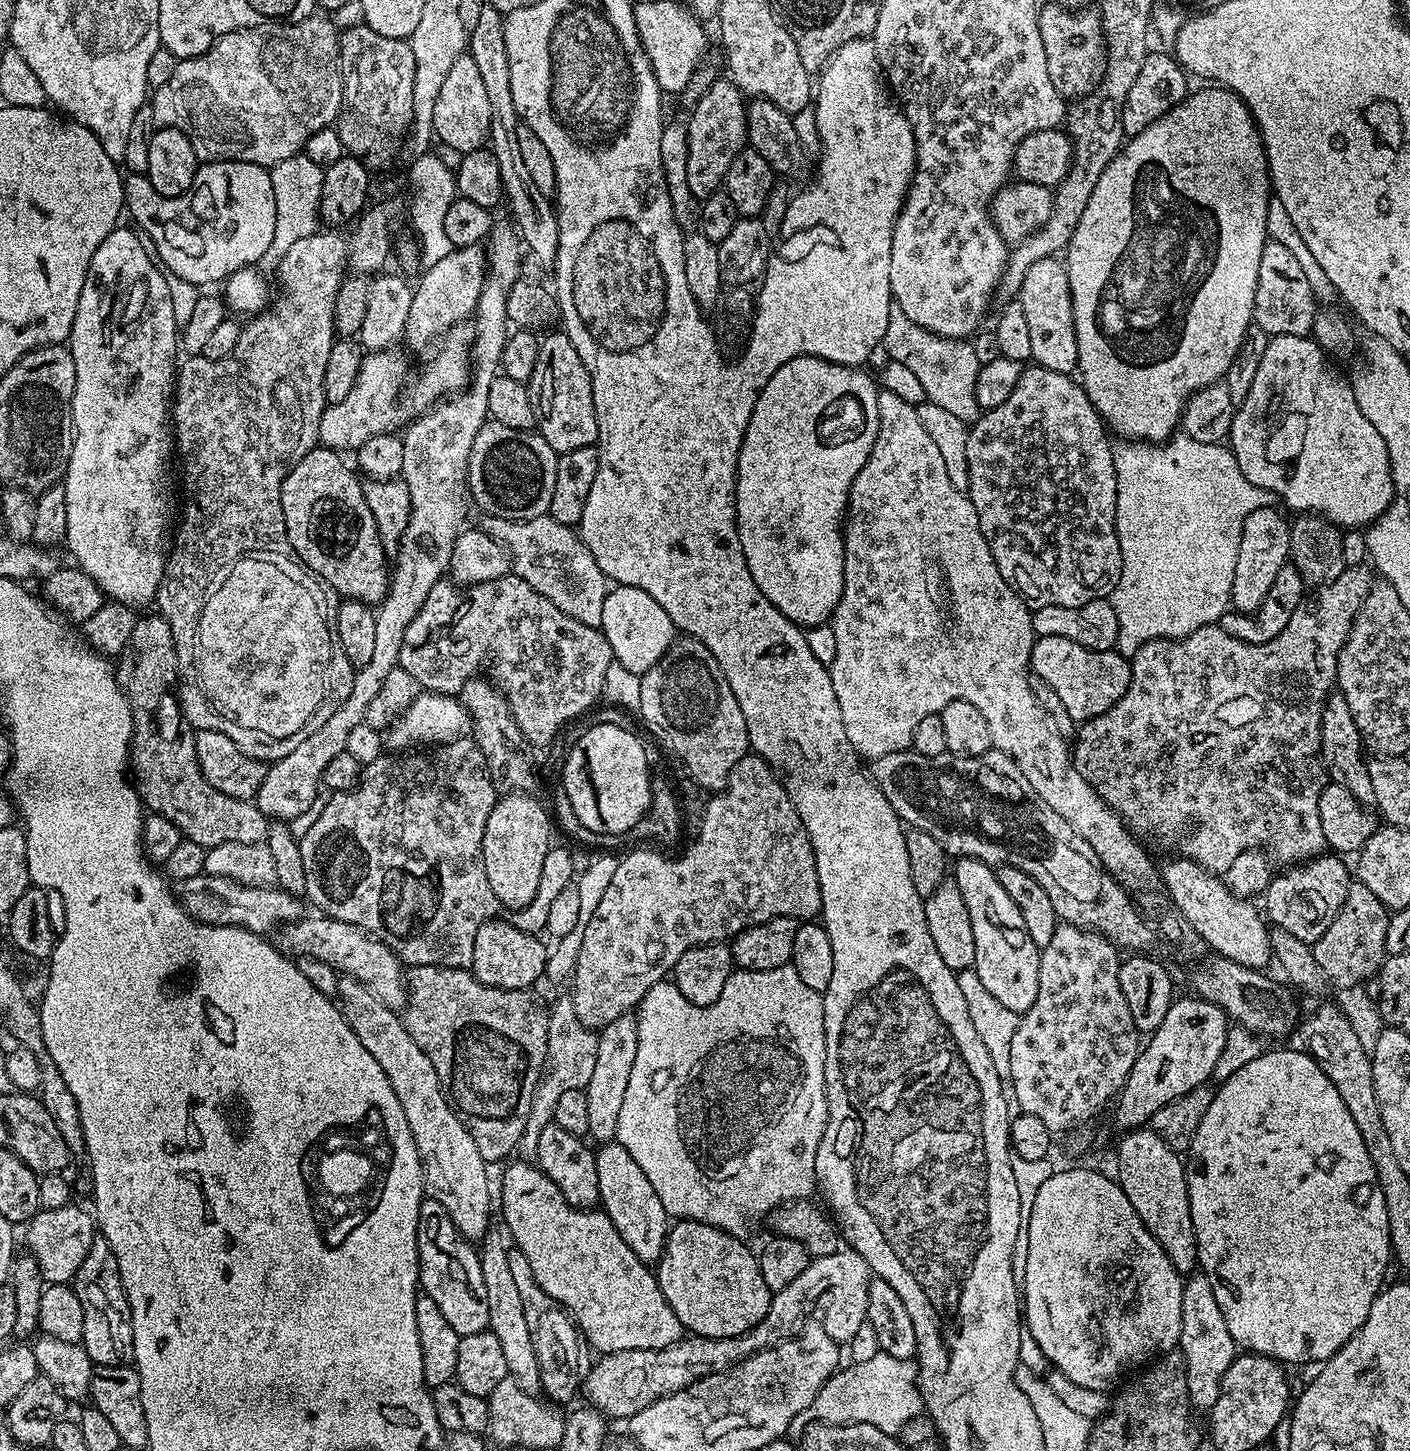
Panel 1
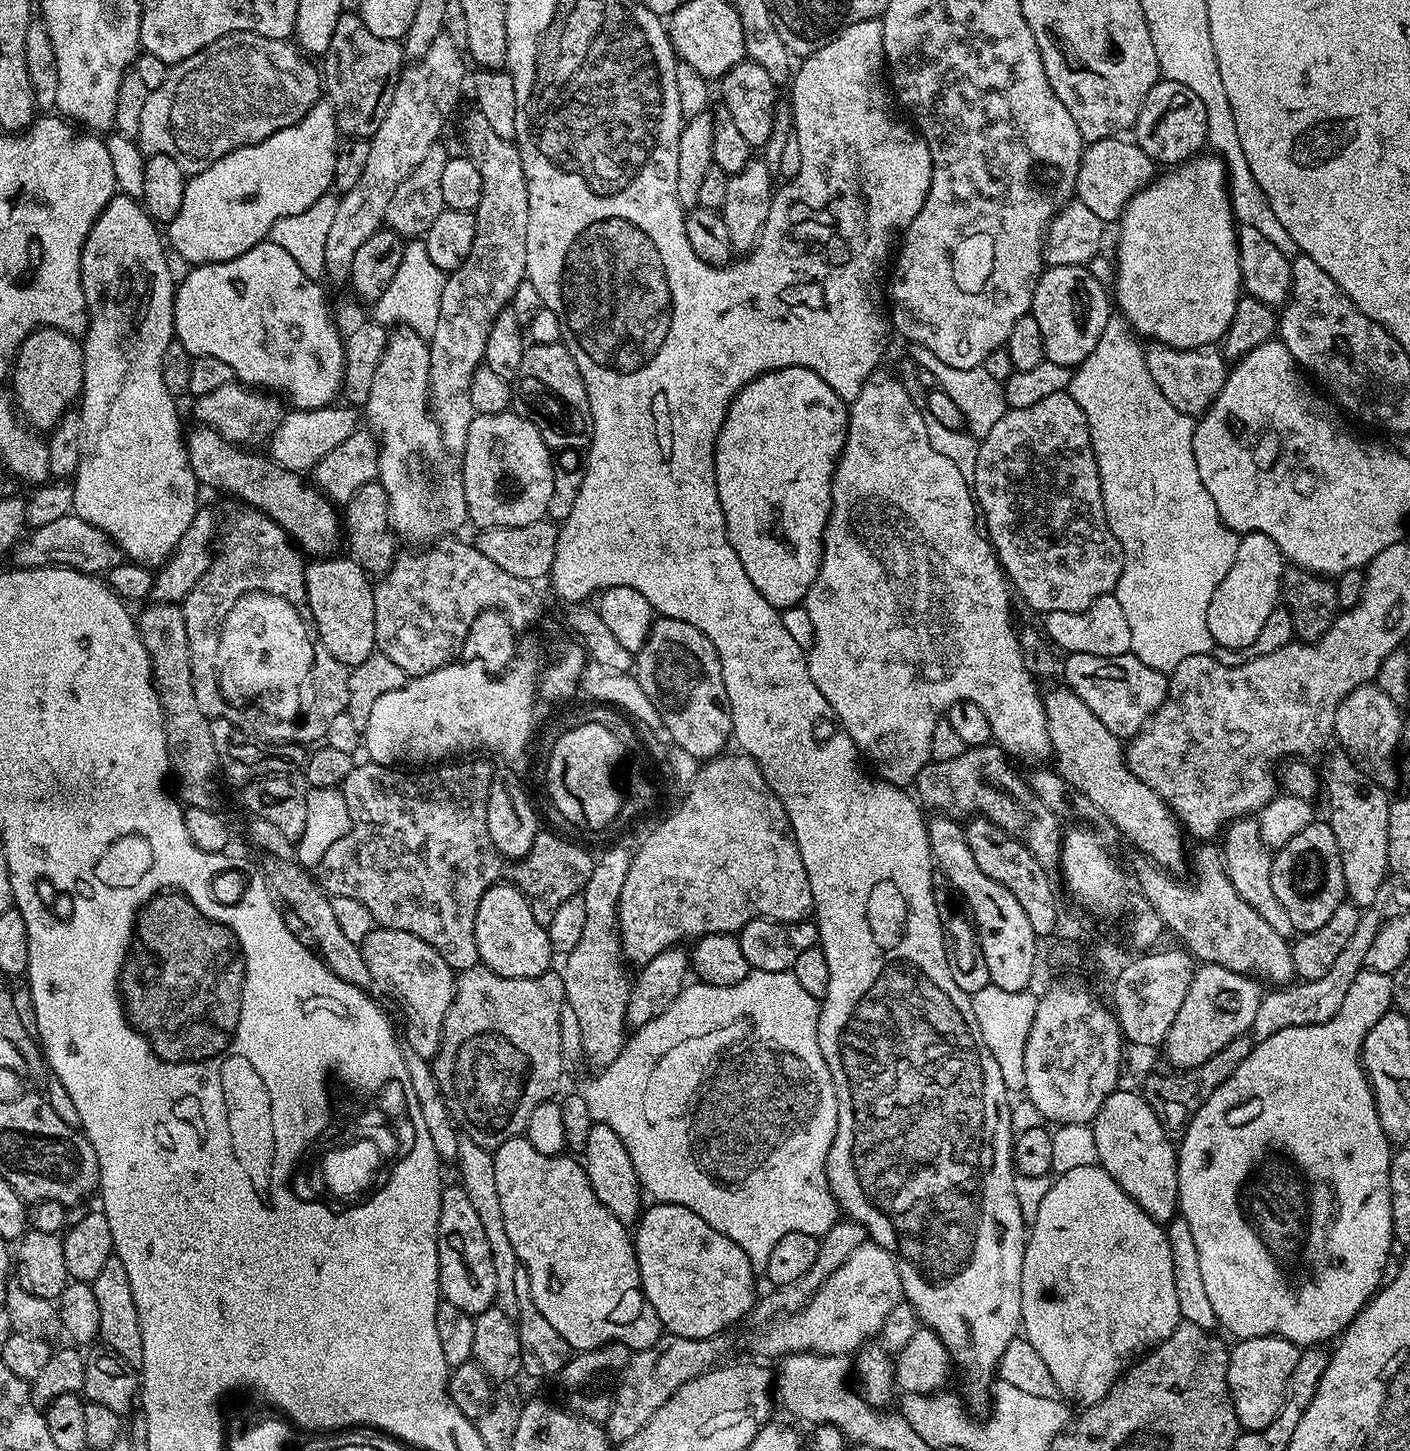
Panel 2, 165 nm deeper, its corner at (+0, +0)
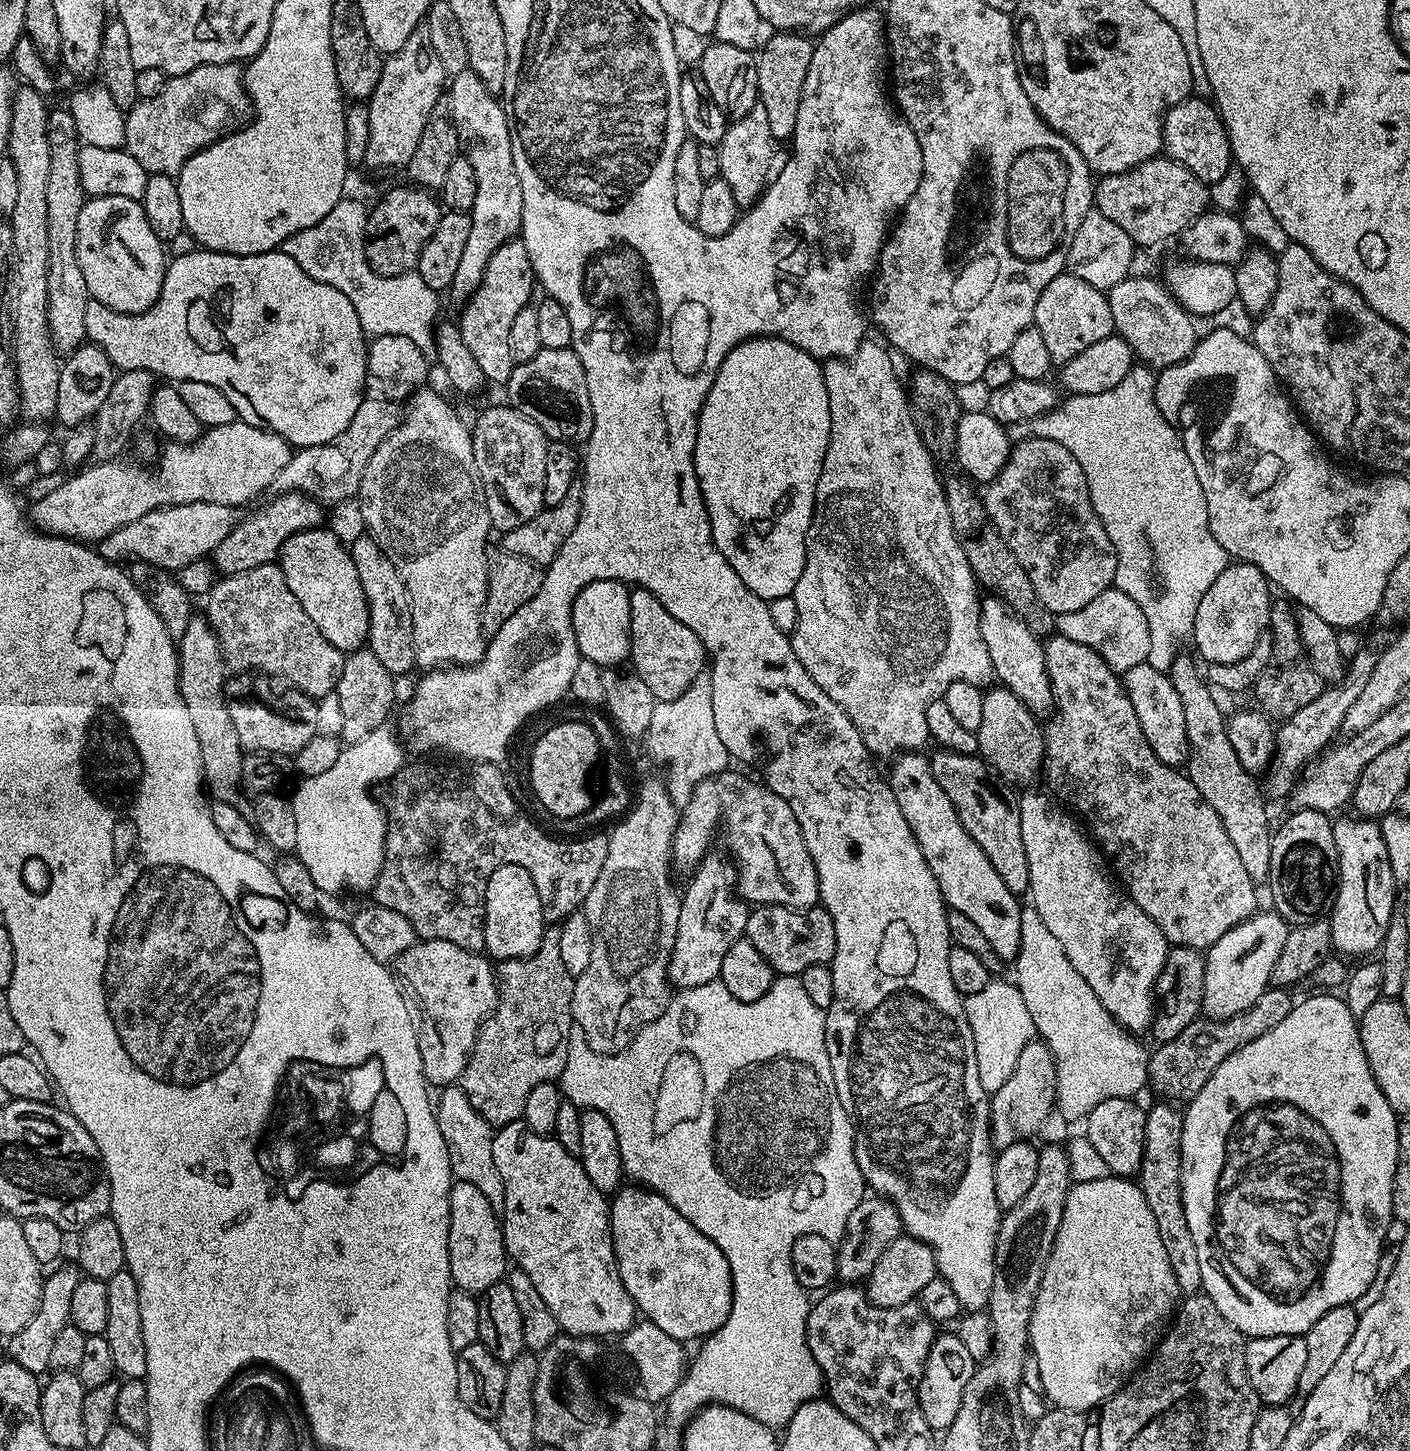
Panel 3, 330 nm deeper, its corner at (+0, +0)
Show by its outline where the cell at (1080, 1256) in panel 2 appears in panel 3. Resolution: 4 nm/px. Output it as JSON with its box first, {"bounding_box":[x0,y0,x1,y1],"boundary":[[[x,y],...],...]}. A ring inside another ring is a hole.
{"bounding_box":[1028,1174,1181,1412],"boundary":[[[1111,1174],[1098,1182],[1073,1183],[1068,1189],[1066,1206],[1062,1210],[1062,1222],[1058,1226],[1058,1234],[1054,1238],[1050,1258],[1044,1267],[1042,1282],[1034,1298],[1034,1310],[1028,1327],[1028,1343],[1031,1355],[1034,1357],[1034,1364],[1036,1360],[1036,1372],[1040,1375],[1039,1387],[1043,1395],[1049,1401],[1052,1399],[1051,1403],[1057,1408],[1064,1409],[1065,1412],[1089,1412],[1092,1408],[1103,1404],[1119,1388],[1124,1387],[1129,1377],[1145,1363],[1146,1357],[1163,1337],[1166,1325],[1173,1319],[1181,1296],[1180,1287],[1174,1278],[1174,1270],[1170,1270],[1170,1262],[1166,1259],[1166,1249],[1162,1247],[1162,1237],[1158,1235],[1158,1222],[1154,1222],[1154,1214],[1150,1214],[1150,1205],[1146,1203],[1146,1194],[1142,1194],[1139,1183]]]}

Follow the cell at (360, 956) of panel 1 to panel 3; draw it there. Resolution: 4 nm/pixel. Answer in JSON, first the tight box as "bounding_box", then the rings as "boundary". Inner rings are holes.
{"bounding_box":[394,940,496,1086],"boundary":[[[420,940],[410,945],[396,961],[394,972],[416,995],[432,1032],[417,1031],[422,1054],[422,1074],[429,1085],[452,1086],[457,1083],[468,1061],[481,1024],[496,1007],[496,974],[487,955],[462,950],[454,942]]]}

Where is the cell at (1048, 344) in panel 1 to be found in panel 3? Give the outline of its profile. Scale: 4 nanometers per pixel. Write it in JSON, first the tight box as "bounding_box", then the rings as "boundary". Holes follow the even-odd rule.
{"bounding_box":[1032,274,1114,366],"boundary":[[[1071,274],[1054,278],[1054,282],[1042,290],[1038,306],[1034,306],[1032,322],[1042,334],[1056,366],[1070,362],[1070,358],[1082,354],[1082,350],[1094,346],[1094,342],[1102,342],[1102,338],[1114,332],[1107,295],[1101,289],[1090,286],[1090,282],[1082,282],[1082,278]]]}

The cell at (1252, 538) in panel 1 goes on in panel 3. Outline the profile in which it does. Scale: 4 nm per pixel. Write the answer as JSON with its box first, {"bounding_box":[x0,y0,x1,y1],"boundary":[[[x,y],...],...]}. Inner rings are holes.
{"bounding_box":[1190,562,1274,664],"boundary":[[[1243,562],[1229,563],[1228,568],[1218,574],[1218,579],[1211,584],[1210,590],[1206,590],[1202,603],[1198,605],[1198,614],[1194,614],[1194,630],[1190,640],[1193,645],[1196,643],[1196,648],[1200,651],[1199,659],[1208,664],[1229,664],[1238,662],[1238,658],[1246,658],[1246,654],[1254,650],[1258,638],[1269,631],[1268,619],[1274,603],[1271,591],[1273,592],[1270,582],[1264,577],[1262,570],[1258,570],[1258,566]]]}

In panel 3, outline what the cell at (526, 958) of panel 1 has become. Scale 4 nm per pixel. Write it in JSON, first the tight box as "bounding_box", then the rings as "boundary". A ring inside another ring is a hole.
{"bounding_box":[484,864,545,962],"boundary":[[[513,864],[498,866],[498,870],[490,874],[490,882],[486,882],[484,952],[496,962],[525,960],[542,946],[545,927],[542,898],[538,898],[538,886],[534,886],[530,870]]]}

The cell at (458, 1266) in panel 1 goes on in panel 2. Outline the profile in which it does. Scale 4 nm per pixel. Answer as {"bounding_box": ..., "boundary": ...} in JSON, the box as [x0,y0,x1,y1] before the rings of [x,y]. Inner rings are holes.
{"bounding_box":[438,1183,496,1317],"boundary":[[[459,1183],[440,1189],[440,1213],[438,1214],[438,1266],[440,1267],[440,1295],[454,1302],[458,1310],[475,1317],[493,1307],[496,1298],[494,1286],[494,1262],[490,1262],[490,1242],[482,1230],[478,1210],[470,1203],[466,1190]]]}

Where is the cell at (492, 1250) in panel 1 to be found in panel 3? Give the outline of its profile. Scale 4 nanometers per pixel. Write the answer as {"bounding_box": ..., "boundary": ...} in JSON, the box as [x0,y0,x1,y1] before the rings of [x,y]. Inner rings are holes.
{"bounding_box":[434,1086,508,1213],"boundary":[[[458,1086],[445,1087],[441,1092],[444,1093],[440,1097],[435,1097],[434,1111],[438,1130],[442,1130],[442,1138],[450,1154],[453,1177],[470,1182],[470,1186],[474,1186],[490,1201],[496,1213],[503,1213],[508,1195],[502,1186],[502,1174],[498,1174],[498,1166],[494,1166],[493,1125],[488,1124],[486,1118],[474,1110],[474,1106],[470,1106],[470,1098],[466,1098]]]}

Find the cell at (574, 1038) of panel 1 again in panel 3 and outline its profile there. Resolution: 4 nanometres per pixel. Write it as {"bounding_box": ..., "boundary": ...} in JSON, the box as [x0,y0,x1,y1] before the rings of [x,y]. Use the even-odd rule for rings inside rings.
{"bounding_box":[572,778,681,1056],"boundary":[[[660,778],[646,781],[634,800],[608,836],[602,874],[582,909],[590,922],[594,950],[590,966],[575,977],[572,1019],[601,1056],[630,1047],[632,1039],[661,1016],[674,995],[668,983],[668,963],[674,934],[678,934],[681,893],[672,885],[672,836],[681,813]]]}

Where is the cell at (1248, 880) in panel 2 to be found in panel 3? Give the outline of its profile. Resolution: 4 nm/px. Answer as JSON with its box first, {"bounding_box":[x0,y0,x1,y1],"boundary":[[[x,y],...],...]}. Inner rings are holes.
{"bounding_box":[1167,654,1273,882],"boundary":[[[1187,654],[1178,655],[1174,658],[1174,662],[1170,666],[1170,670],[1167,672],[1168,677],[1170,678],[1170,682],[1174,686],[1174,690],[1178,690],[1178,698],[1182,698],[1182,715],[1185,716],[1186,718],[1186,734],[1188,735],[1188,750],[1189,750],[1188,758],[1186,761],[1186,775],[1188,779],[1192,781],[1193,786],[1195,786],[1196,789],[1198,790],[1198,794],[1202,794],[1202,798],[1204,799],[1204,801],[1207,802],[1210,805],[1210,807],[1214,810],[1214,814],[1218,814],[1218,818],[1222,818],[1222,826],[1226,826],[1226,834],[1230,834],[1230,842],[1234,842],[1234,850],[1238,850],[1238,858],[1242,858],[1242,866],[1246,866],[1246,874],[1250,874],[1250,878],[1252,880],[1255,880],[1257,882],[1264,882],[1267,881],[1268,871],[1270,870],[1270,850],[1272,849],[1272,834],[1273,834],[1273,829],[1271,827],[1268,828],[1268,808],[1266,805],[1264,805],[1265,793],[1262,791],[1262,788],[1261,788],[1262,793],[1260,793],[1260,788],[1258,785],[1256,785],[1257,777],[1253,775],[1253,773],[1247,772],[1246,769],[1244,769],[1244,767],[1242,766],[1242,762],[1238,762],[1238,754],[1234,754],[1234,746],[1230,746],[1230,738],[1228,737],[1228,725],[1226,723],[1226,712],[1223,712],[1223,710],[1220,709],[1219,702],[1216,701],[1214,697],[1212,697],[1212,695],[1214,695],[1213,689],[1210,687],[1206,679],[1205,673],[1202,671],[1202,668],[1199,668],[1199,666],[1201,667],[1201,665],[1197,663],[1195,659],[1193,660],[1194,661],[1192,661],[1191,658],[1187,656]]]}

